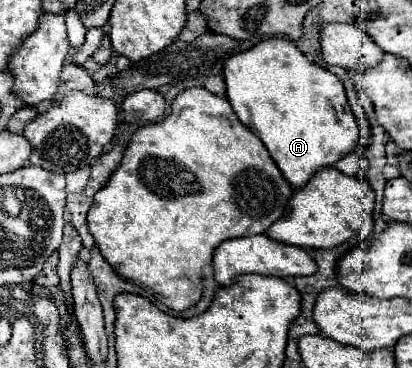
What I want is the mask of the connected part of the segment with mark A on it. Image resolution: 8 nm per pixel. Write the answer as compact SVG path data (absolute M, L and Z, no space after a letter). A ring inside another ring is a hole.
M268 38L244 52L232 54L224 62L224 82L228 102L232 104L238 120L264 142L272 160L294 188L304 186L304 182L308 182L320 168L334 166L342 156L360 146L358 124L350 104L346 102L342 82L330 70L308 62L292 40Z

